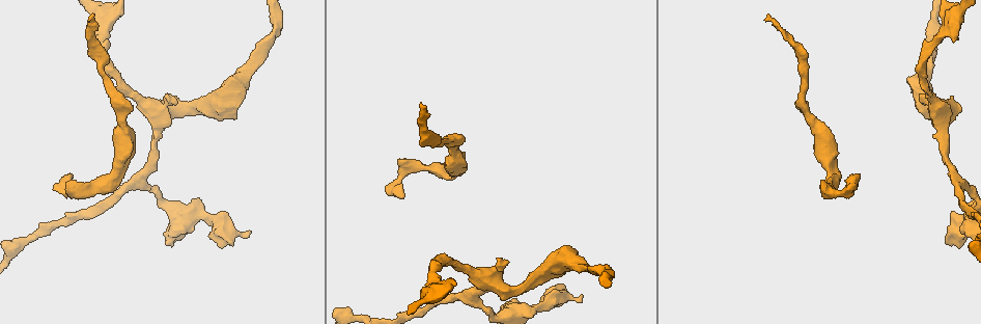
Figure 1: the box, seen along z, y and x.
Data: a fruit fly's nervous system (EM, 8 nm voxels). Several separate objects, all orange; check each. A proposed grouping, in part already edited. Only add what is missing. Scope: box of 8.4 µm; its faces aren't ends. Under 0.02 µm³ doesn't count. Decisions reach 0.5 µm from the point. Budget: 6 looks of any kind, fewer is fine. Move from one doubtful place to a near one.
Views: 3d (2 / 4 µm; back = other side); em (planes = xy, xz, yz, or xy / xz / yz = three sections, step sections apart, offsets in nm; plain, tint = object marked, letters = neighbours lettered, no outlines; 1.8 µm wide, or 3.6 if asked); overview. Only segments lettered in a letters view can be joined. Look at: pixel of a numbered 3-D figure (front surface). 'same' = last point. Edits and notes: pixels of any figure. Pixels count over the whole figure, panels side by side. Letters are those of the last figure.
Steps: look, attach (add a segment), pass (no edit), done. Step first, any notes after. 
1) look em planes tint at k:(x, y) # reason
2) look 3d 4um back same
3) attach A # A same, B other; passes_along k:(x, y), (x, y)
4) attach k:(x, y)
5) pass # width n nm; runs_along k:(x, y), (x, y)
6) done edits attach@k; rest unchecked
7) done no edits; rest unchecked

look em planes tint at 1:(72, 174) # long arm stops here

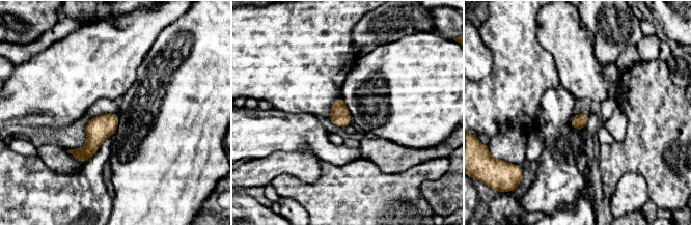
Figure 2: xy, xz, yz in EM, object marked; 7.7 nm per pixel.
look em planes letters same

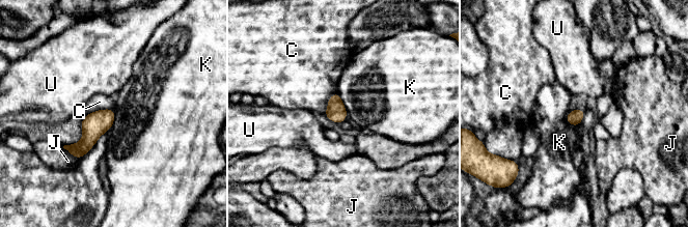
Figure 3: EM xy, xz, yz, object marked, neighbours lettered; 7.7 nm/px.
pass # C other, J other, K other, U other; border 3:(111, 108), (95, 110), (88, 114); no lettered segment goes on from it

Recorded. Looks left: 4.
look 3d 4um at 1:(581, 294) # an open end

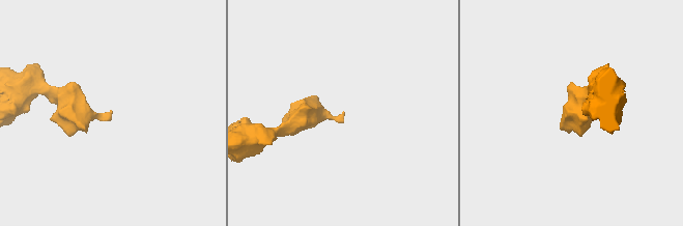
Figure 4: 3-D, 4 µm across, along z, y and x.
look em yz step 8 tint at 4:(112, 112) # now the EM

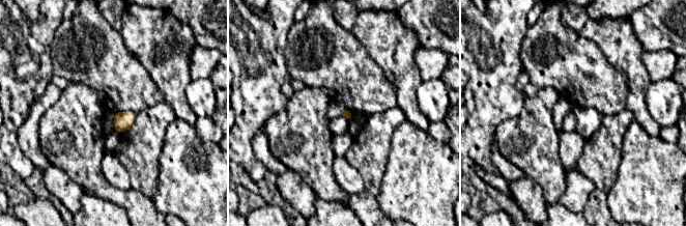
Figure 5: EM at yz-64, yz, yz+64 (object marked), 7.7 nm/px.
look em planes letters same

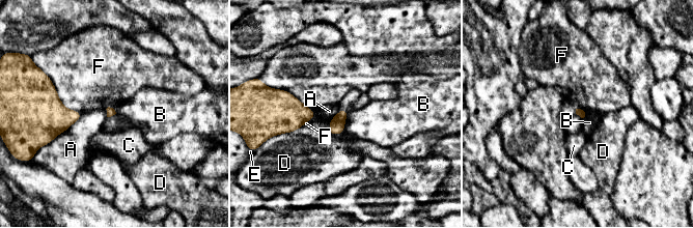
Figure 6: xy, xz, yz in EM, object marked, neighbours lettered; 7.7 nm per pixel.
pass # A other, B other, C other, D other, E other, F other; border 6:(349, 112), (344, 121), (344, 130); none of them fits

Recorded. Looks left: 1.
look em planes letters at 1:(88, 19) # long arm stops here

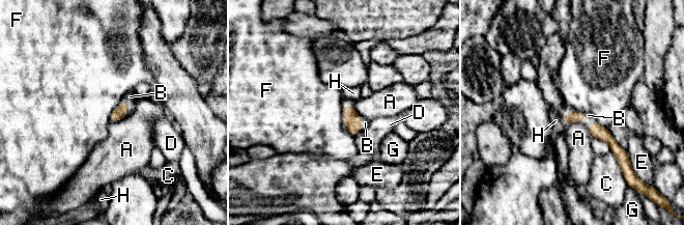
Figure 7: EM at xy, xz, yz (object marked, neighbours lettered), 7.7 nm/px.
attach B # longest_contact C 180 nm; A other, B same, C other, D other, E other, F other, G other, H other; passes_along 7:(119, 112), (126, 108), (130, 96); the cell continues

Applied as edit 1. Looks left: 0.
done edits attach@7; rest unchecked

